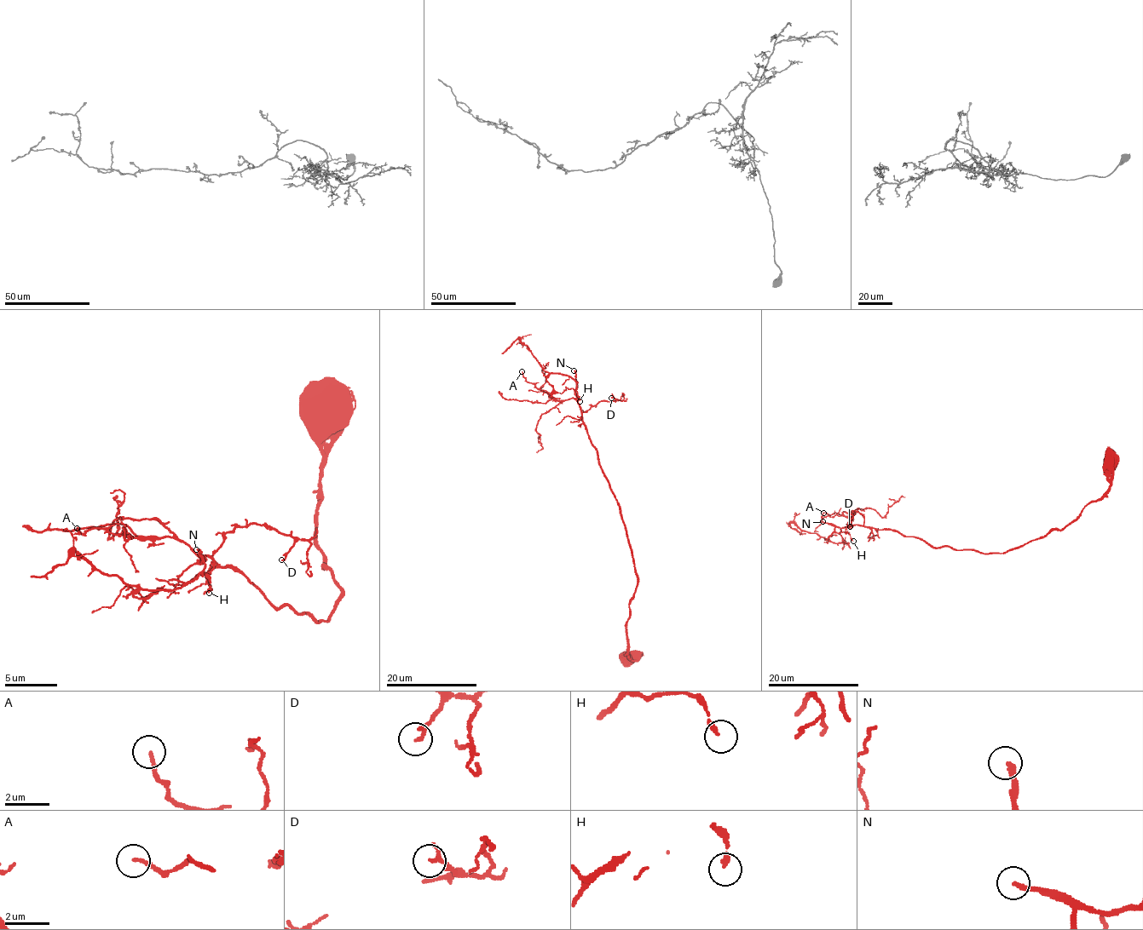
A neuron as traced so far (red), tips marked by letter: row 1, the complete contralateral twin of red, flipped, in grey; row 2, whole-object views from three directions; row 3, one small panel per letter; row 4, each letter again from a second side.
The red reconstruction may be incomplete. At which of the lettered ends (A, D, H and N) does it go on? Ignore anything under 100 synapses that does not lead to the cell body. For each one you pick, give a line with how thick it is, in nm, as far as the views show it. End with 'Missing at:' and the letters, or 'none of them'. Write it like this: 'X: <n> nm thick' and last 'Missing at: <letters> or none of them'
N: 240 nm thick
Missing at: N

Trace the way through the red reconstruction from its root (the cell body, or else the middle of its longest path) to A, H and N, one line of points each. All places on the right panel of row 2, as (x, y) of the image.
A: (1111, 461), (1110, 488), (1075, 519), (1002, 553), (936, 548), (893, 530), (853, 525), (853, 516), (823, 513)
H: (1111, 461), (1110, 488), (1075, 519), (1002, 553), (936, 548), (893, 530), (834, 528), (853, 541)
N: (1111, 461), (1110, 488), (1075, 519), (1002, 553), (936, 548), (893, 530), (836, 527), (822, 521)

